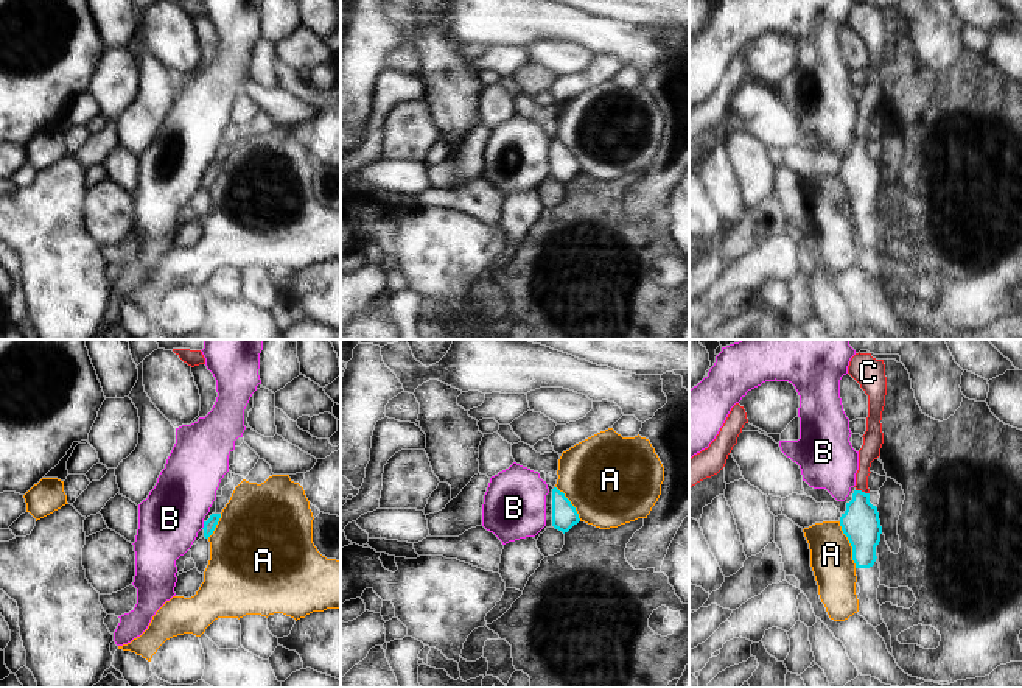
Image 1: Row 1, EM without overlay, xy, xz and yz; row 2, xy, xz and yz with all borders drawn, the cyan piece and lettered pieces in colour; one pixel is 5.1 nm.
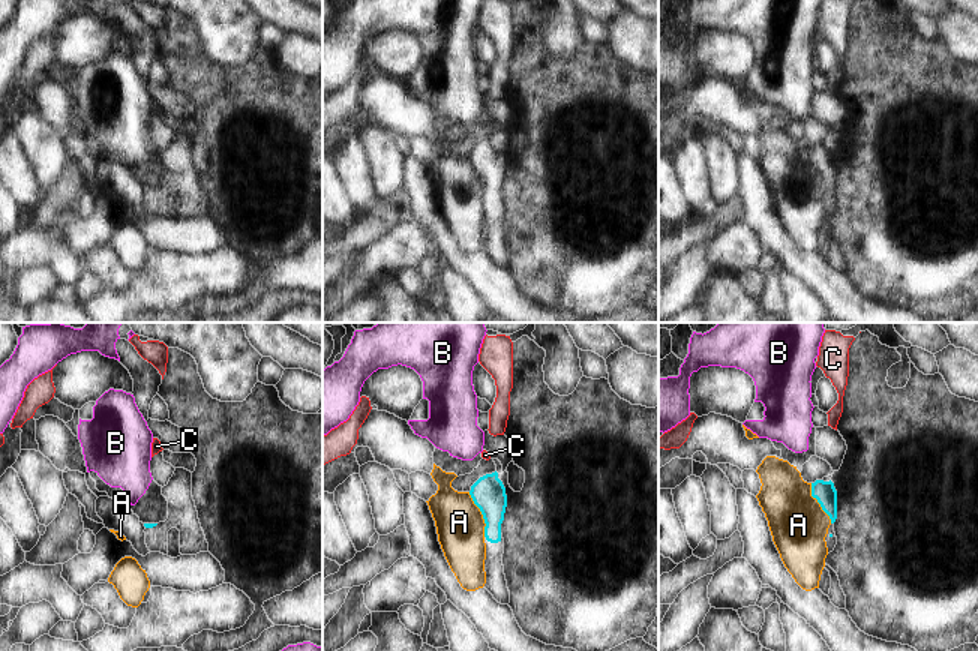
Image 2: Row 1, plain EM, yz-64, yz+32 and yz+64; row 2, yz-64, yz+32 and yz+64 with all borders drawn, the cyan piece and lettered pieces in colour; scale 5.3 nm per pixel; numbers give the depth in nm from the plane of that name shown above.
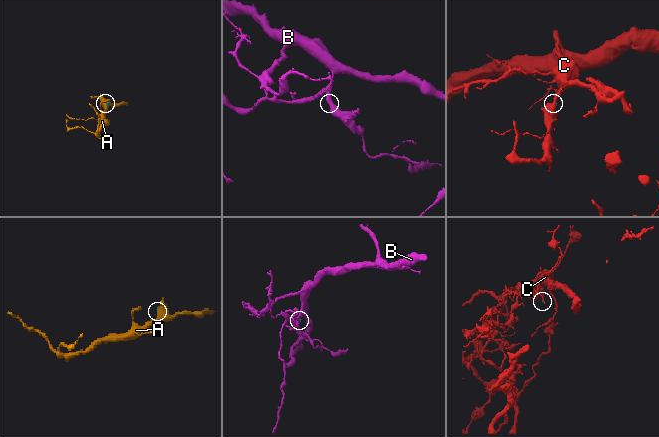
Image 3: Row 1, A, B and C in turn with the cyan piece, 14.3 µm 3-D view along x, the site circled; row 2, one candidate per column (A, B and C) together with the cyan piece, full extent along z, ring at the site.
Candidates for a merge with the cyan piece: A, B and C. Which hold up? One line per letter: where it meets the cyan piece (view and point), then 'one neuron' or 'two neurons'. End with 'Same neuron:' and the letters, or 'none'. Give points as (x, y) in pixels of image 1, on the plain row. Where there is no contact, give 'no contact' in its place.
A: yz (851, 196) | two neurons
B: xy (204, 176) | two neurons
C: yz (860, 142) | one neuron
Same neuron: C

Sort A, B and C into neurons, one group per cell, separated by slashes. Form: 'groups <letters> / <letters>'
groups A / B / C

